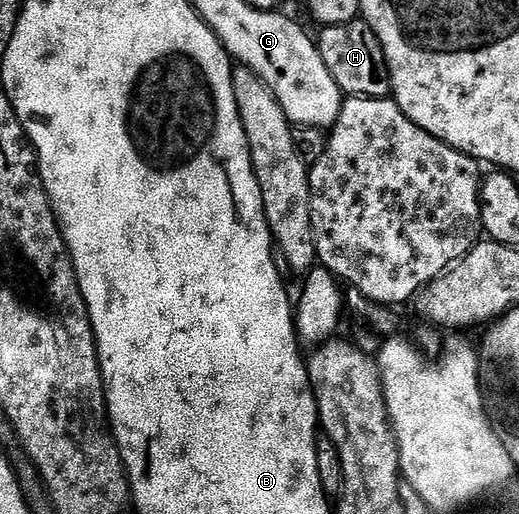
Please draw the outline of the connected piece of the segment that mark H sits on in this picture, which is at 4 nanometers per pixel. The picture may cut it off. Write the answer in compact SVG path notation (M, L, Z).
M360 19L350 24L330 24L320 29L321 36L316 37L317 49L321 51L323 66L331 70L331 78L335 78L346 97L370 96L385 98L390 95L389 67L383 54L383 46L371 30L371 26Z

